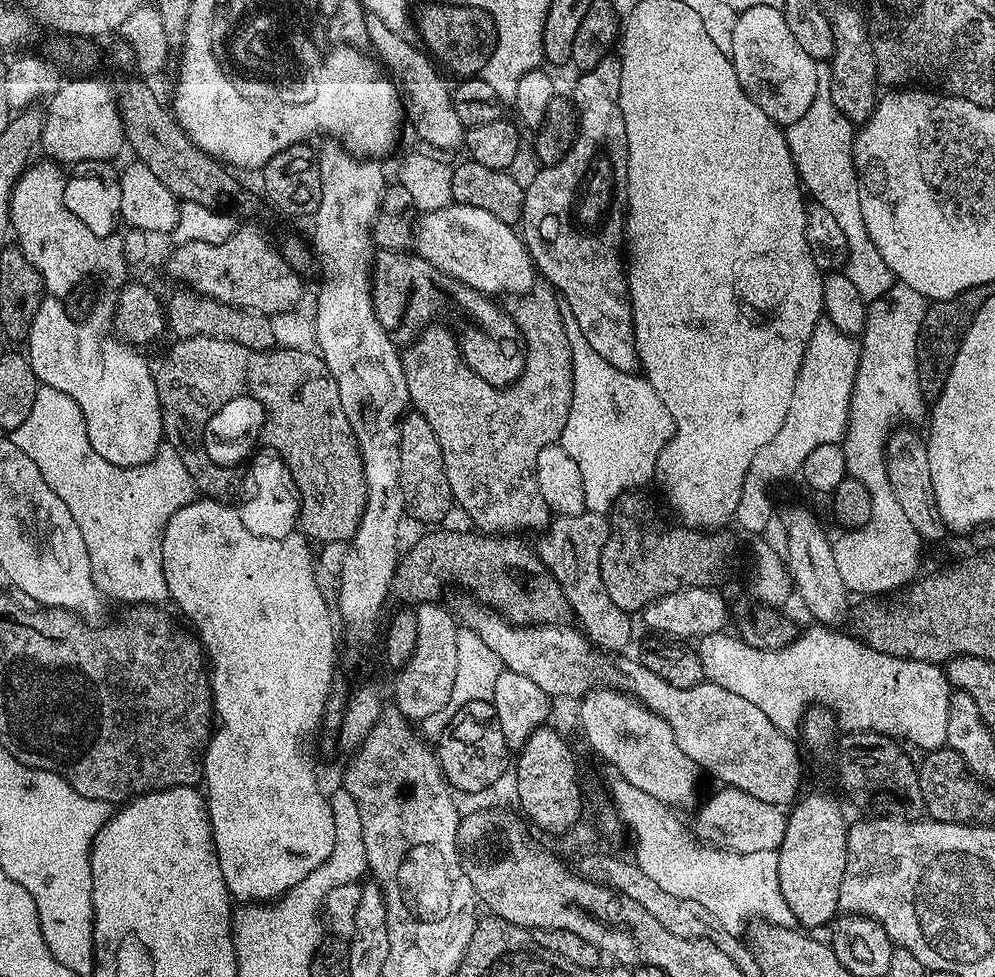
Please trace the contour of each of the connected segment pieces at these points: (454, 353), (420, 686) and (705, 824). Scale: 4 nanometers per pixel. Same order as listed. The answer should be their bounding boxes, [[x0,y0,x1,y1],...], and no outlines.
[[402,282,572,534],[395,602,458,722],[694,786,788,854]]

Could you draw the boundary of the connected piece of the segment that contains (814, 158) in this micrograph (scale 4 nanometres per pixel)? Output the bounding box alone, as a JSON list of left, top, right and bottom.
[786,83,864,240]

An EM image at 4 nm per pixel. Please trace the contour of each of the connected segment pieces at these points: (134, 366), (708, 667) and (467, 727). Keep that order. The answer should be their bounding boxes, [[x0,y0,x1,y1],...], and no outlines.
[[8,160,165,468],[698,626,953,753],[438,700,510,794]]

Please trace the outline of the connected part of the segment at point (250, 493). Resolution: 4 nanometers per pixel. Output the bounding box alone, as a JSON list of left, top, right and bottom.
[238,450,300,540]

